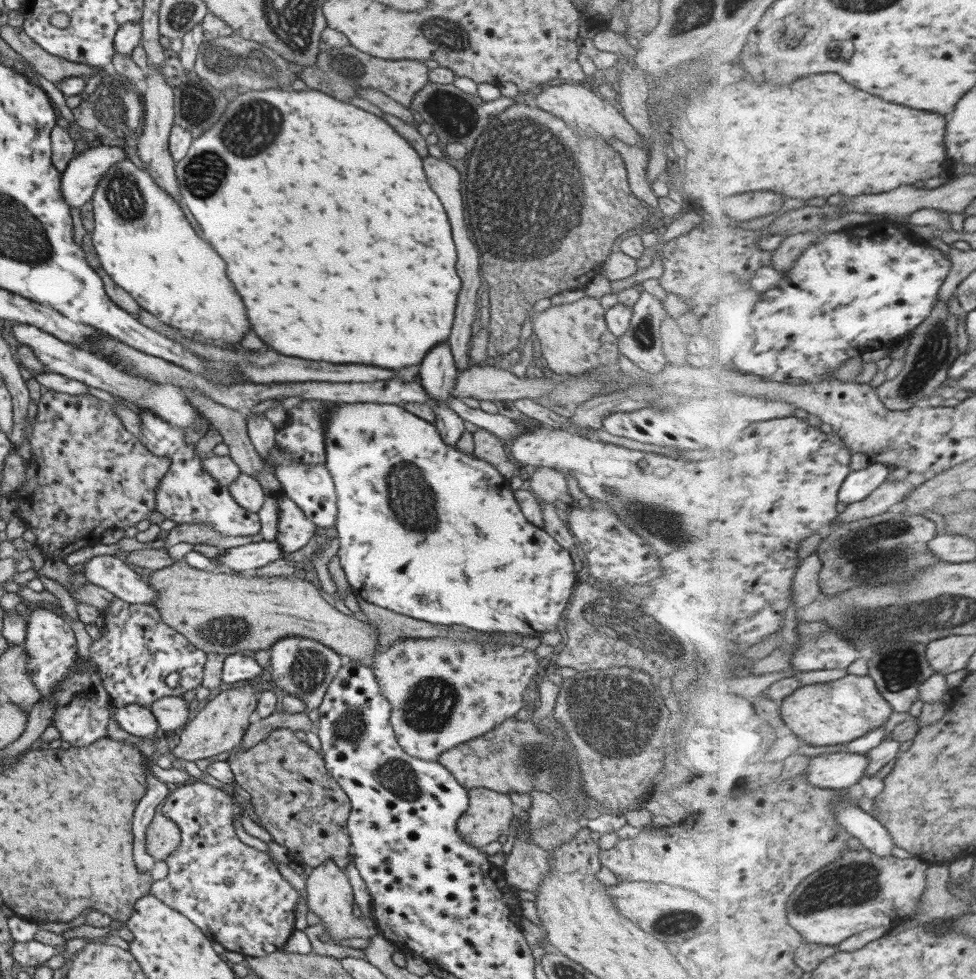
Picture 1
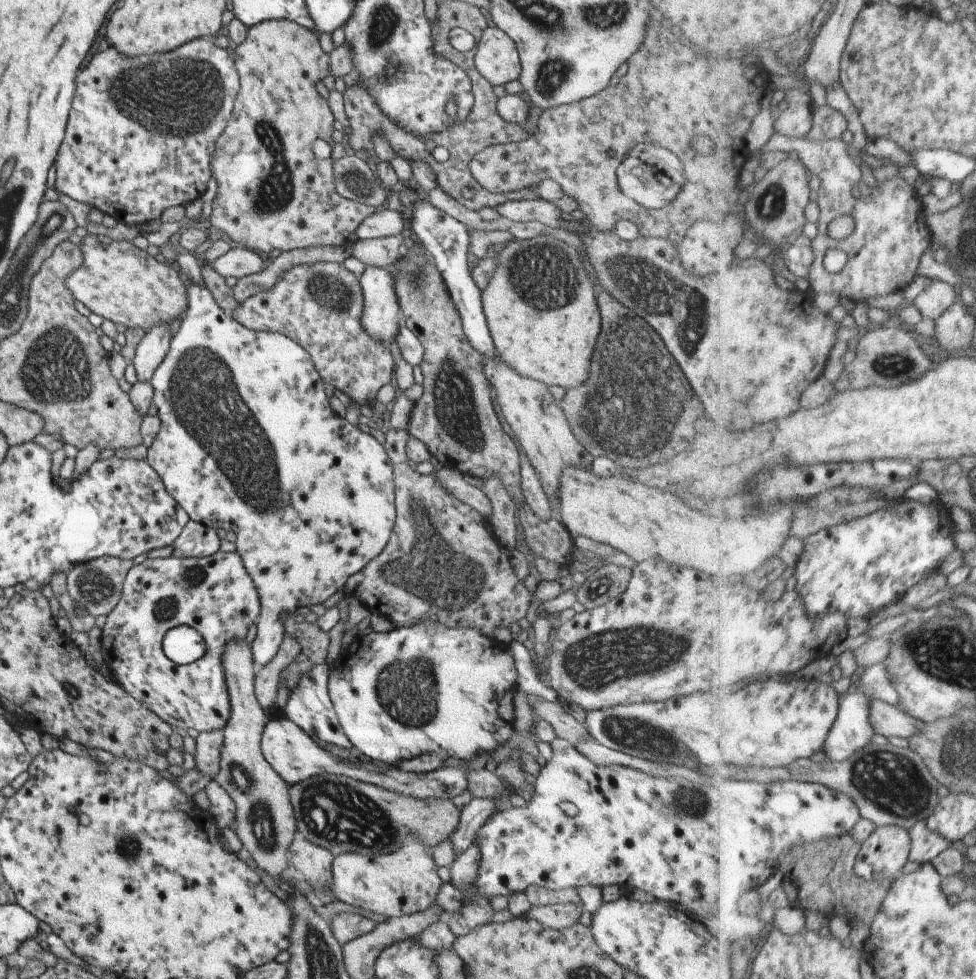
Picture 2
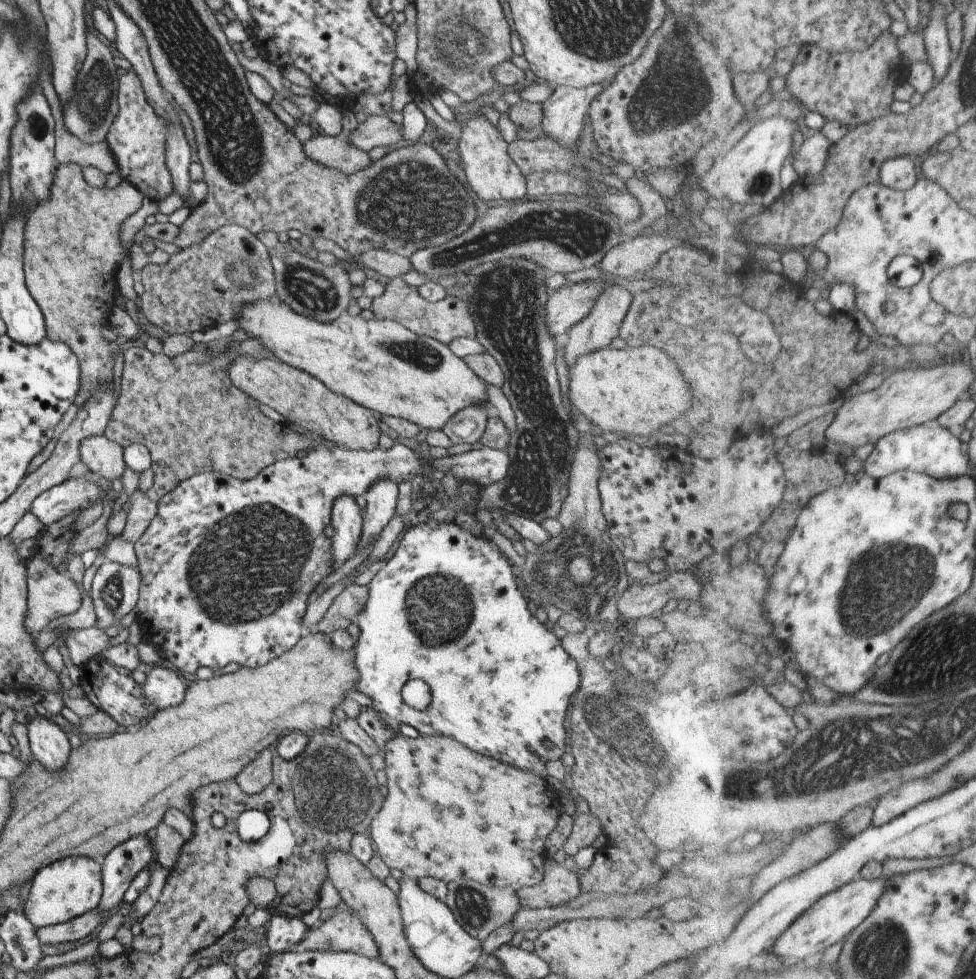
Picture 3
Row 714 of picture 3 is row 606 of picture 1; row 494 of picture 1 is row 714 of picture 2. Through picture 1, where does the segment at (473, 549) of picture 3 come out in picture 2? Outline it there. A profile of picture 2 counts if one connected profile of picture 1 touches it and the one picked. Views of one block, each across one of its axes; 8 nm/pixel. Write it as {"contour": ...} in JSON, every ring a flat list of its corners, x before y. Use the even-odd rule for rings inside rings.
{"contour":[[417,621,412,625,395,627,393,630,384,633,375,631,365,635,357,635,357,638,349,644,347,650,341,651,339,657,329,667,326,684,329,698,334,706,334,711,349,742,364,754,367,760,383,762,383,764,396,766,399,761,407,760,420,754,435,753,444,761,445,758,457,758,457,760,471,760,481,751,489,754,498,746,503,746,513,732,512,722,514,721,513,702,511,698,517,691,516,668,512,651,507,643,500,643,494,638,480,633,476,628,471,627,446,627,438,622]]}

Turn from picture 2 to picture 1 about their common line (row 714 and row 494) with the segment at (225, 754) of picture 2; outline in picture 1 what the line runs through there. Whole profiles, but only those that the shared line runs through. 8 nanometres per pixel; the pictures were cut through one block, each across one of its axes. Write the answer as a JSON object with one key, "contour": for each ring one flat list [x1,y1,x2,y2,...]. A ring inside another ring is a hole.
{"contour":[[239,473,237,478,225,486,231,498,245,510,256,513,263,504,267,494,251,475]]}

